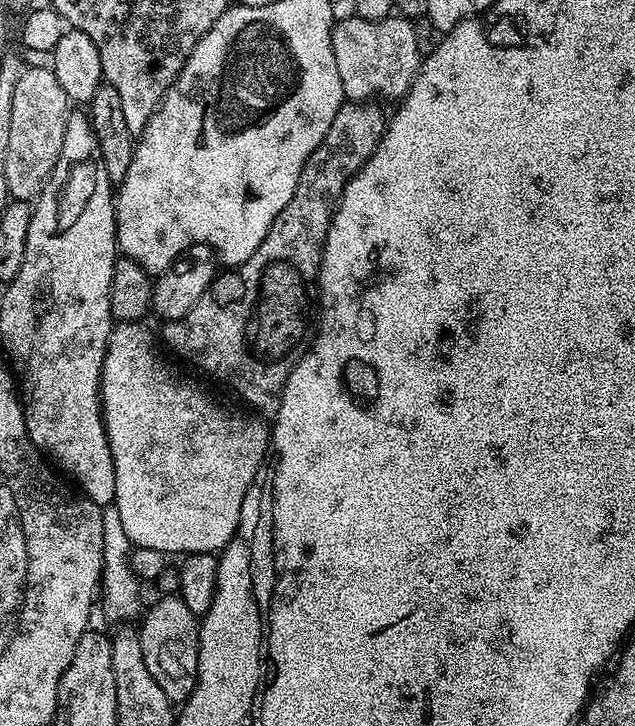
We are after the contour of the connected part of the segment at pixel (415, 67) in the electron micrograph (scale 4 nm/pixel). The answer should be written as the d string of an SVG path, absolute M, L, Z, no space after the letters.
M399 14L390 15L385 20L367 20L355 15L333 23L334 63L338 66L338 78L342 78L342 90L349 101L368 102L379 98L399 102L404 99L422 63L416 28L413 21L405 20Z

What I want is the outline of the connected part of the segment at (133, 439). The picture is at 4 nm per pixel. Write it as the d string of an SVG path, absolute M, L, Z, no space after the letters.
M120 322L113 327L108 339L106 358L102 366L100 379L100 405L104 411L104 425L108 435L108 445L114 458L114 478L116 479L116 498L114 506L118 510L118 518L122 518L122 527L126 529L126 538L136 548L149 547L150 550L160 550L167 554L180 552L214 552L219 553L236 537L242 502L246 498L246 490L255 482L266 464L270 452L270 428L266 423L248 416L228 416L228 412L220 404L212 404L212 400L200 388L192 384L183 384L174 373L168 369L166 361L160 357L158 349L152 345L152 336L140 322Z

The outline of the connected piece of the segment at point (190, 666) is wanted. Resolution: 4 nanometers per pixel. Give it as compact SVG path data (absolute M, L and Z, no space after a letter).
M161 595L157 600L157 604L152 609L149 607L143 613L138 624L142 642L142 659L146 661L150 674L154 674L154 682L162 686L166 698L173 702L183 702L188 699L188 695L196 685L200 653L198 618L190 614L186 602L182 602L179 595Z

